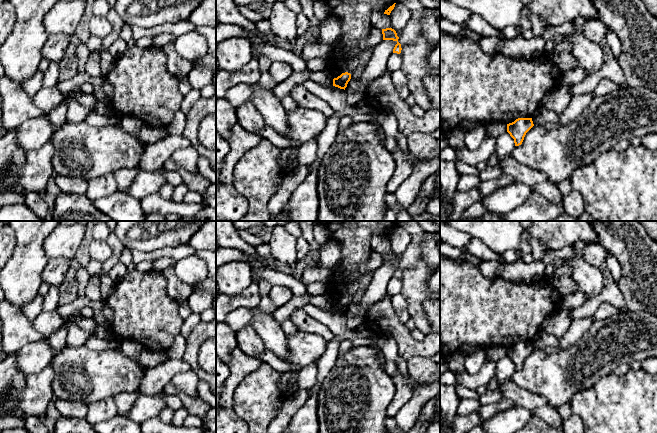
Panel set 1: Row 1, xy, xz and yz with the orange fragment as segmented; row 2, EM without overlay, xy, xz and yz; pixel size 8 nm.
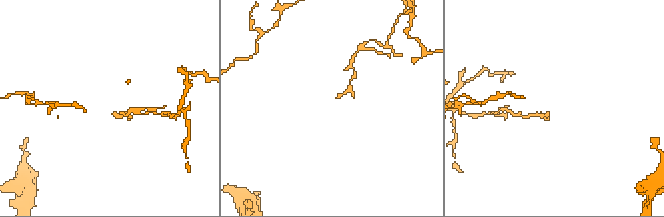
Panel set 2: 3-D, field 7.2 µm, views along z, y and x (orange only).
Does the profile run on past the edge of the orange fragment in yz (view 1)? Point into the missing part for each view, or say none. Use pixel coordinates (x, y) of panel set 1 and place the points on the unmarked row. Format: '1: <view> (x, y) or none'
1: none

